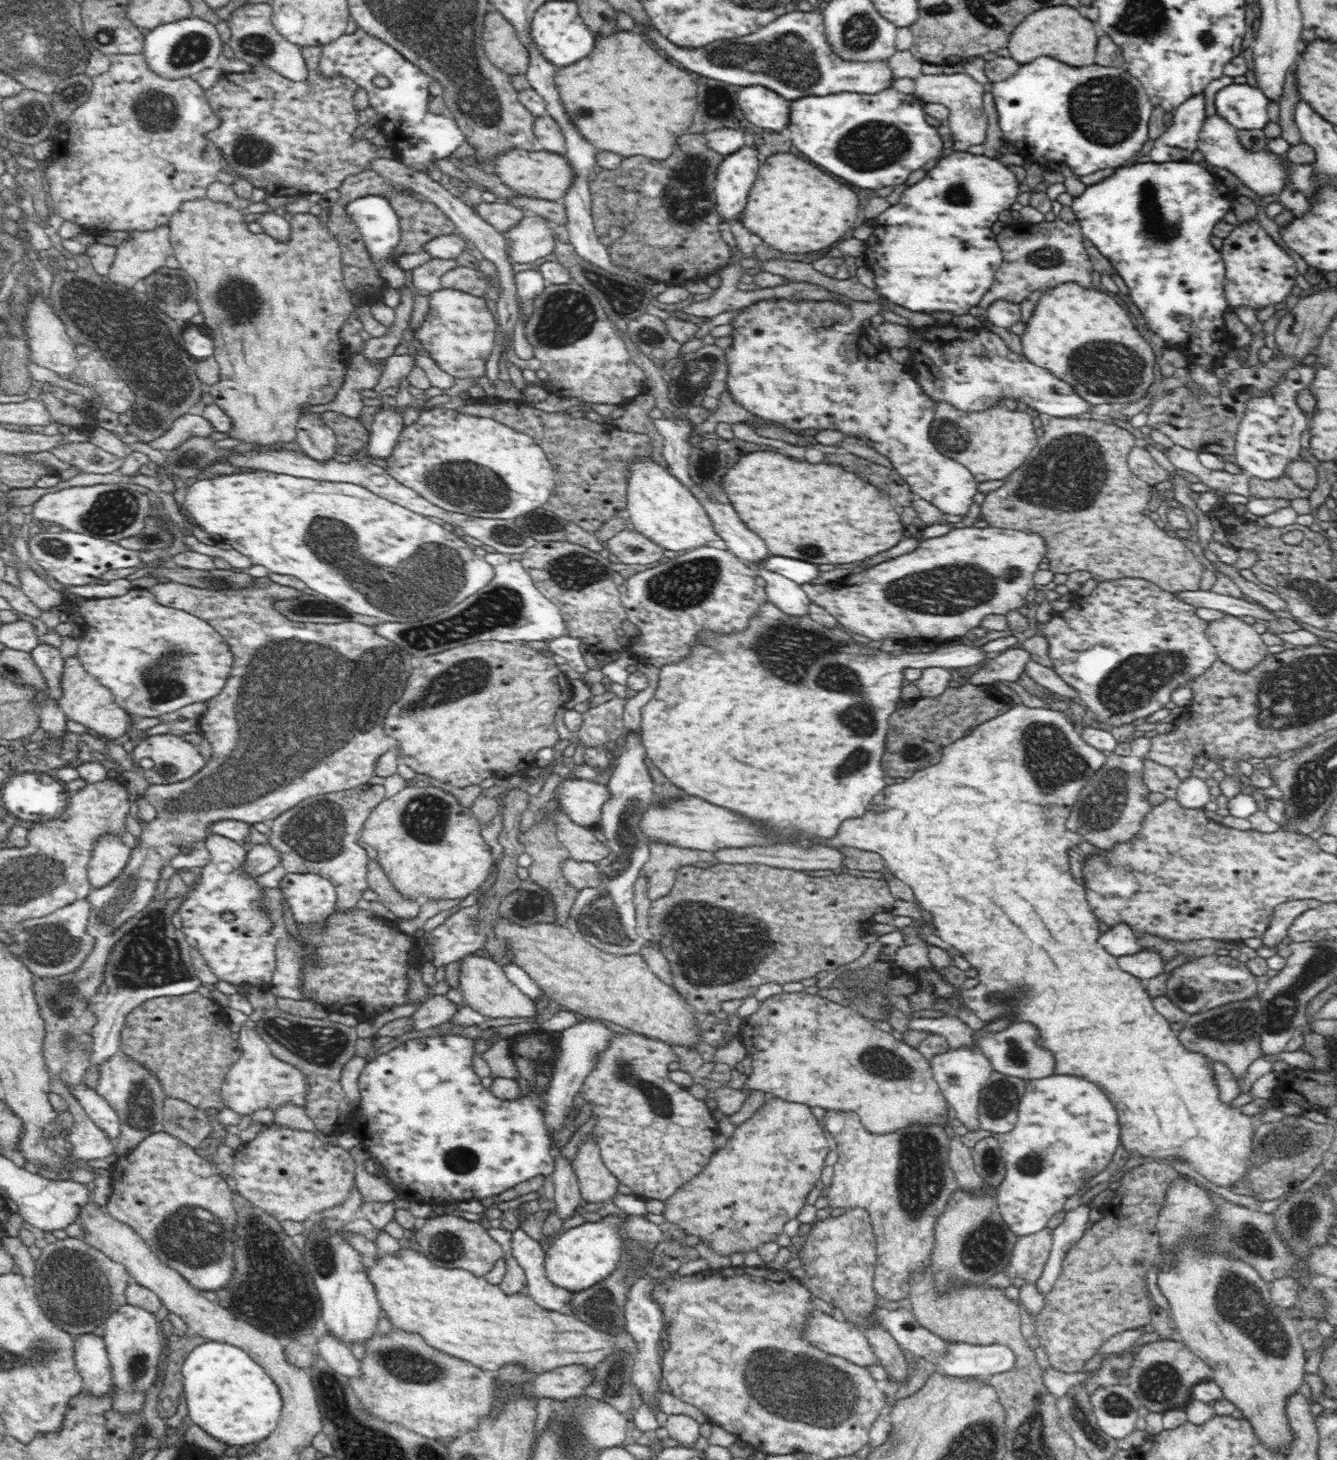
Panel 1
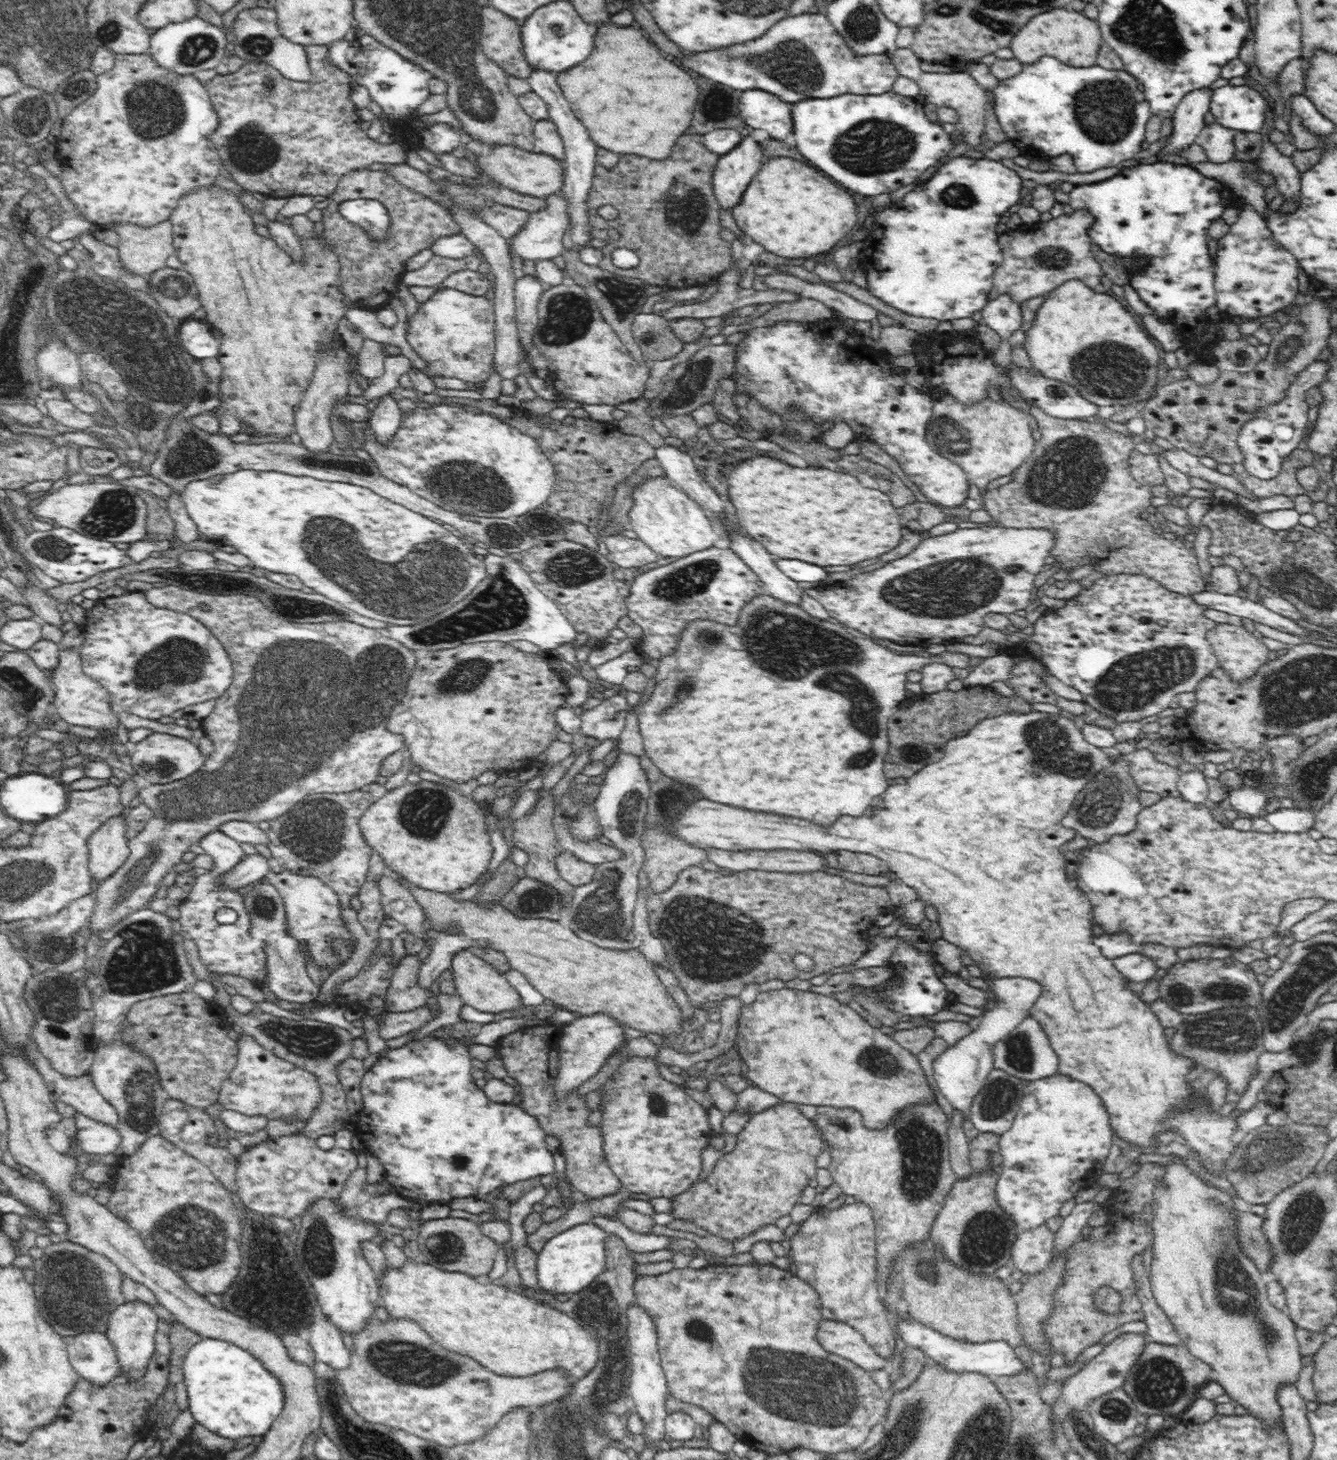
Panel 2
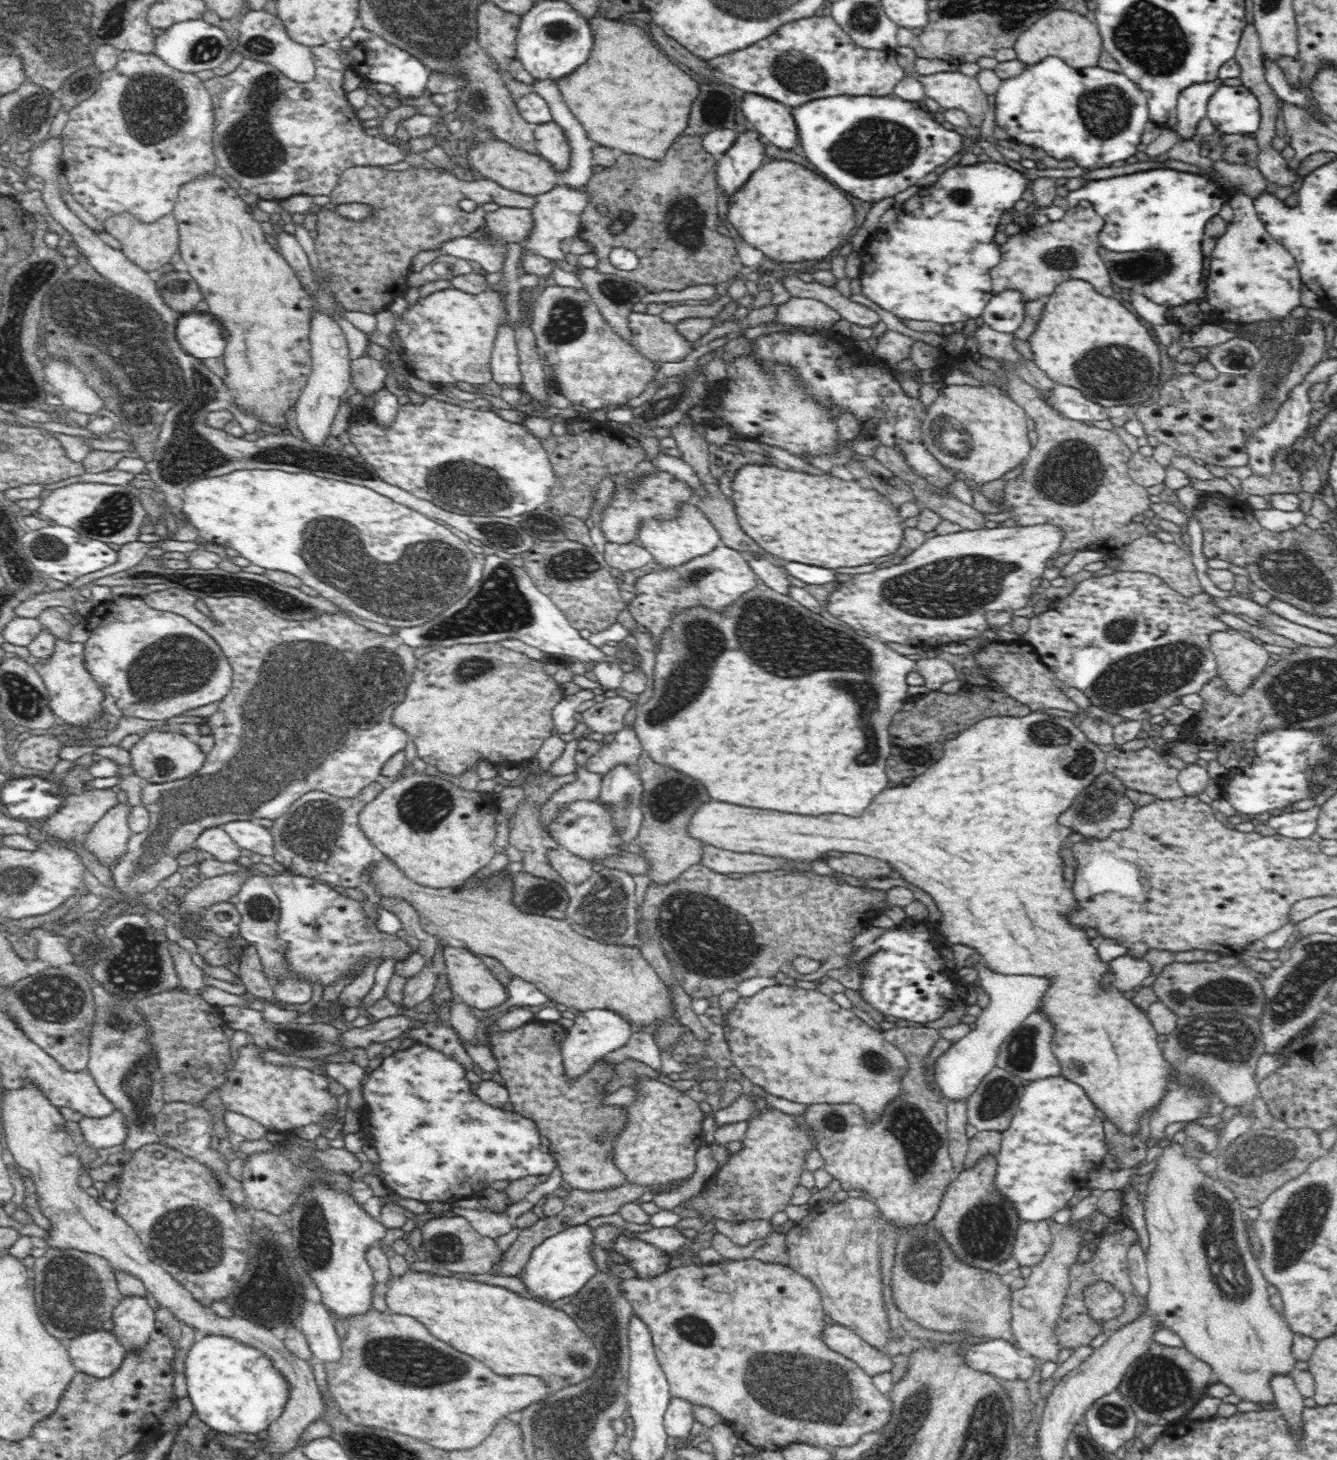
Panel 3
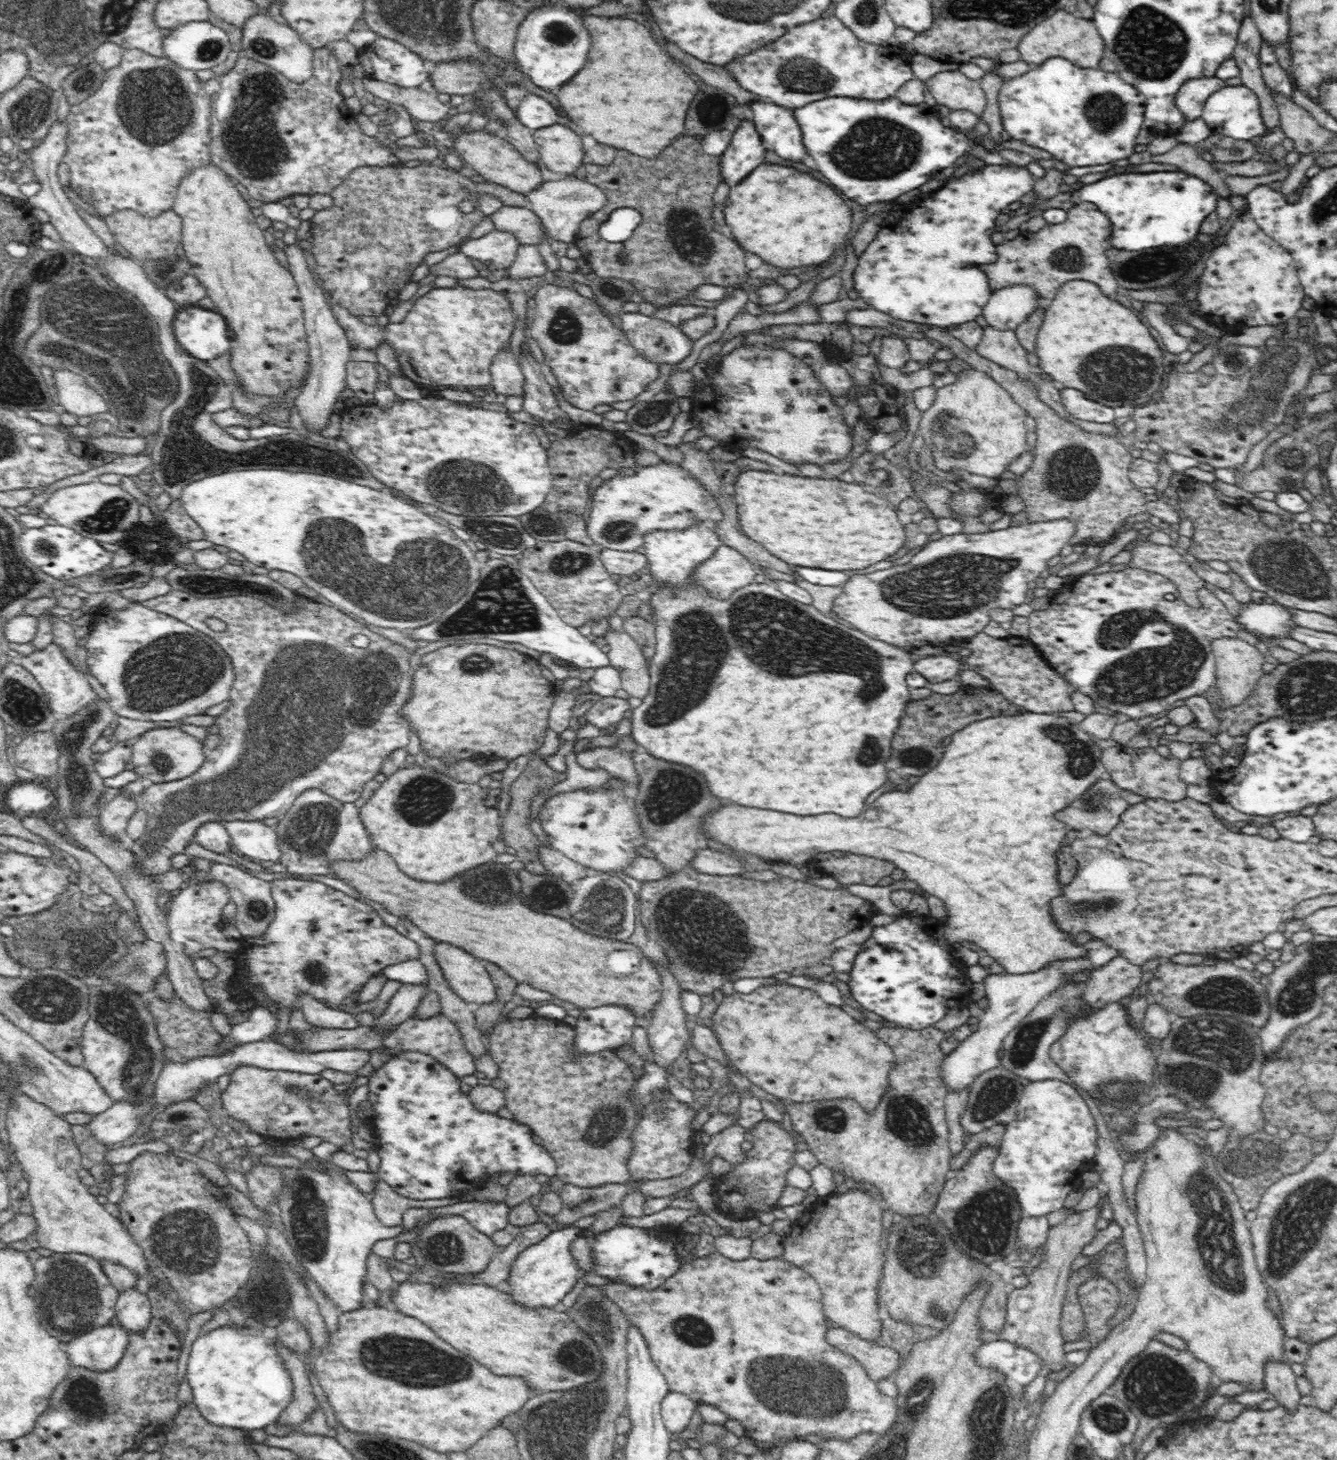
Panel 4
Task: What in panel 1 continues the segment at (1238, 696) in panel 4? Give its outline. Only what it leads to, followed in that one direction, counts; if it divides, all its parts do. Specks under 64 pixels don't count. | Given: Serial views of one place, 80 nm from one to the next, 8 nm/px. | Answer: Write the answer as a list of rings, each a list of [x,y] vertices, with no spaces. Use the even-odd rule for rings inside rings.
[[[1225,613],[1220,620],[1209,622],[1206,634],[1218,659],[1237,672],[1250,672],[1269,655],[1261,634],[1240,617]]]

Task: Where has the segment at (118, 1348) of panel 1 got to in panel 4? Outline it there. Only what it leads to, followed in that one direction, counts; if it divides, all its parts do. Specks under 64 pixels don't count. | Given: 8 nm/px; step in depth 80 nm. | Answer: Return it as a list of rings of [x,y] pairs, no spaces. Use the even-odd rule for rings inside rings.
[[[136,1288],[122,1290],[115,1304],[114,1323],[121,1324],[127,1332],[142,1332],[148,1328],[152,1320],[150,1301],[145,1294]]]

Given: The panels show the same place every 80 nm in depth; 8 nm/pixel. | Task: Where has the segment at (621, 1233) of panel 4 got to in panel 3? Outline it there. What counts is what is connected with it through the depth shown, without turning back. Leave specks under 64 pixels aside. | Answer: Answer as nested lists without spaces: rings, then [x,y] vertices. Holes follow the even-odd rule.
[[[621,1231],[618,1238],[614,1238],[614,1250],[609,1254],[611,1259],[634,1269],[638,1273],[636,1277],[640,1279],[658,1278],[666,1274],[672,1262],[668,1252],[640,1239],[630,1239]]]

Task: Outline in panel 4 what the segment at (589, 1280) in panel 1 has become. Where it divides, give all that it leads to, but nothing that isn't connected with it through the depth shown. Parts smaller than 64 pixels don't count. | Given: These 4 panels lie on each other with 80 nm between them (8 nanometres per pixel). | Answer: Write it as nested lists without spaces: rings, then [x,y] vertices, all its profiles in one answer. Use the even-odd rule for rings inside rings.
[[[566,1227],[550,1232],[538,1244],[528,1246],[522,1254],[518,1254],[510,1276],[502,1285],[506,1288],[506,1293],[512,1295],[512,1299],[518,1305],[524,1305],[524,1307],[551,1307],[558,1304],[574,1288],[576,1282],[582,1280],[587,1273],[576,1263],[570,1253],[572,1240],[582,1236],[582,1231],[583,1229],[578,1227]]]

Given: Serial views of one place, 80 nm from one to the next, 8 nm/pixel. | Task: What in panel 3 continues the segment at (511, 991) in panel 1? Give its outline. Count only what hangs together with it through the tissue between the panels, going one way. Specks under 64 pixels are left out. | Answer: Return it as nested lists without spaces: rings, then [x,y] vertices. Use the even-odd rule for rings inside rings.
[[[462,945],[444,946],[442,957],[444,957],[444,963],[446,963],[444,974],[448,977],[450,988],[468,1006],[488,1010],[500,1006],[500,1004],[505,1004],[508,1000],[507,987],[500,983],[499,979],[484,964],[484,961],[472,951]]]

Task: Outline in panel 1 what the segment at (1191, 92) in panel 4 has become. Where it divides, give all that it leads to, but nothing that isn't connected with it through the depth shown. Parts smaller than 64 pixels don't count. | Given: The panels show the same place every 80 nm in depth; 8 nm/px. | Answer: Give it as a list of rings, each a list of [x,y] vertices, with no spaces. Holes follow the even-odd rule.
[[[1203,94],[1192,95],[1172,113],[1172,124],[1152,146],[1152,162],[1185,161],[1197,149],[1199,134],[1205,121],[1206,103]]]

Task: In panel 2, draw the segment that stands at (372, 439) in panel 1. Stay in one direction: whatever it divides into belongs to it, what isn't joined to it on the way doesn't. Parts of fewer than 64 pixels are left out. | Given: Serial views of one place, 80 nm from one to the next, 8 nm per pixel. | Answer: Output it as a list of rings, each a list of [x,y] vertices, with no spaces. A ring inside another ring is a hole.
[[[390,394],[380,397],[373,404],[374,408],[368,420],[369,428],[373,430],[380,444],[386,444],[400,428],[403,413],[396,399],[393,399]]]

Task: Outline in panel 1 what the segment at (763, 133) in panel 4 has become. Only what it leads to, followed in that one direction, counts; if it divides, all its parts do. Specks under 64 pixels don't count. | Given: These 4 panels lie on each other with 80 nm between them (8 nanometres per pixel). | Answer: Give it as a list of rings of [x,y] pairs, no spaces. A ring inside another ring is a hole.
[[[752,85],[740,88],[738,102],[744,116],[756,126],[782,132],[788,126],[790,101],[765,86]]]

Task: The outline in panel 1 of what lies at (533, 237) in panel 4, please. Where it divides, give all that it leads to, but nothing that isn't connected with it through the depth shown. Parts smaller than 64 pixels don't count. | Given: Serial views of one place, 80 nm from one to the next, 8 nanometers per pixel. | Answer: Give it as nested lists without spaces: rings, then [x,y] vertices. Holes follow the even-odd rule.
[[[504,201],[493,204],[483,202],[476,207],[476,214],[502,234],[512,230],[526,216],[524,210]]]

